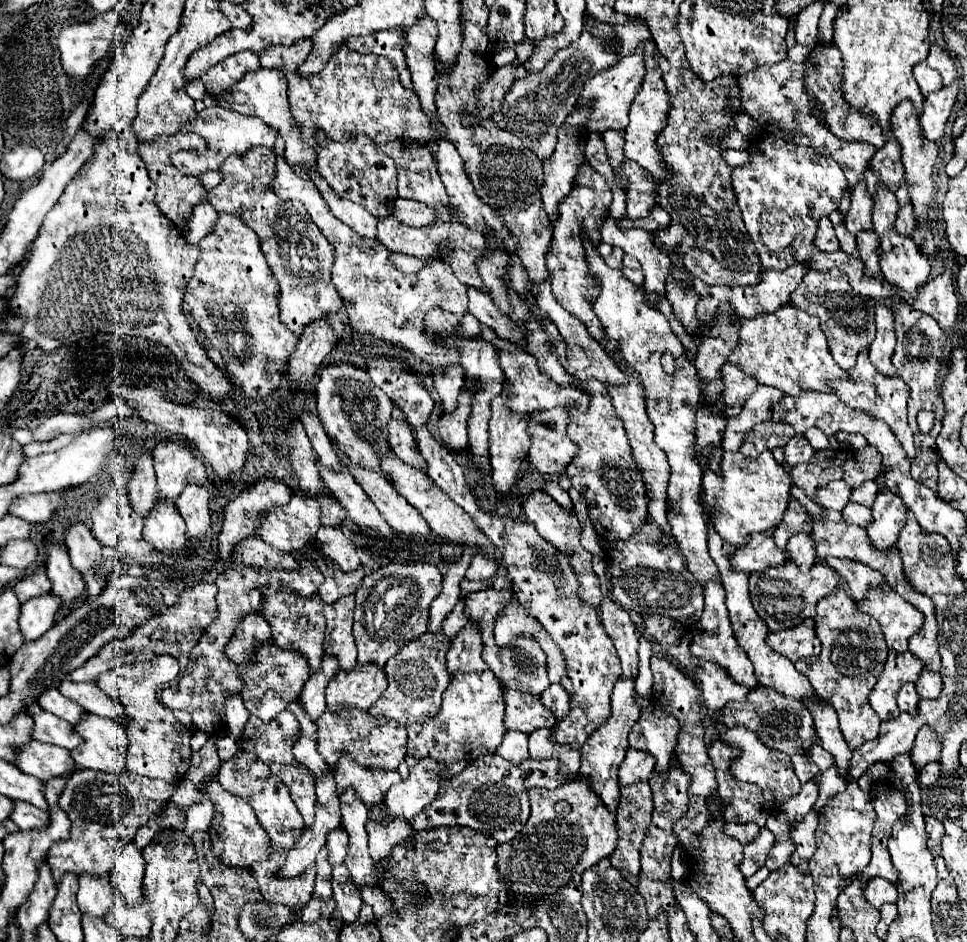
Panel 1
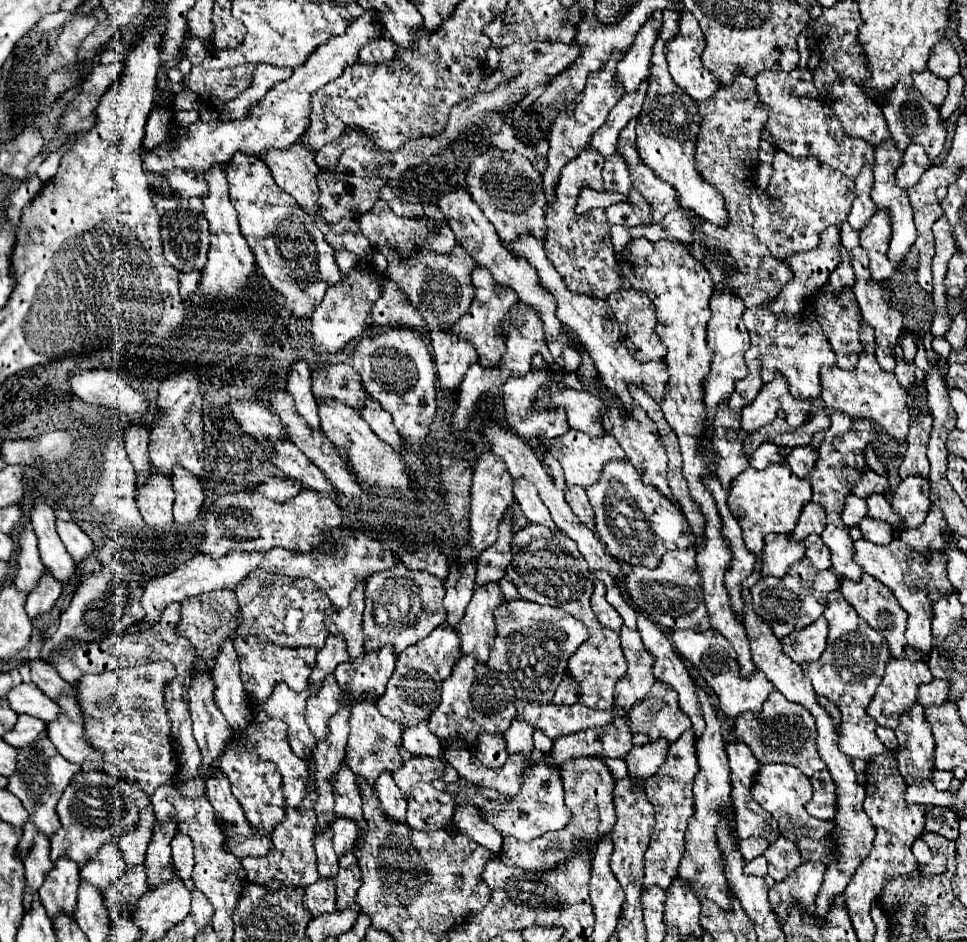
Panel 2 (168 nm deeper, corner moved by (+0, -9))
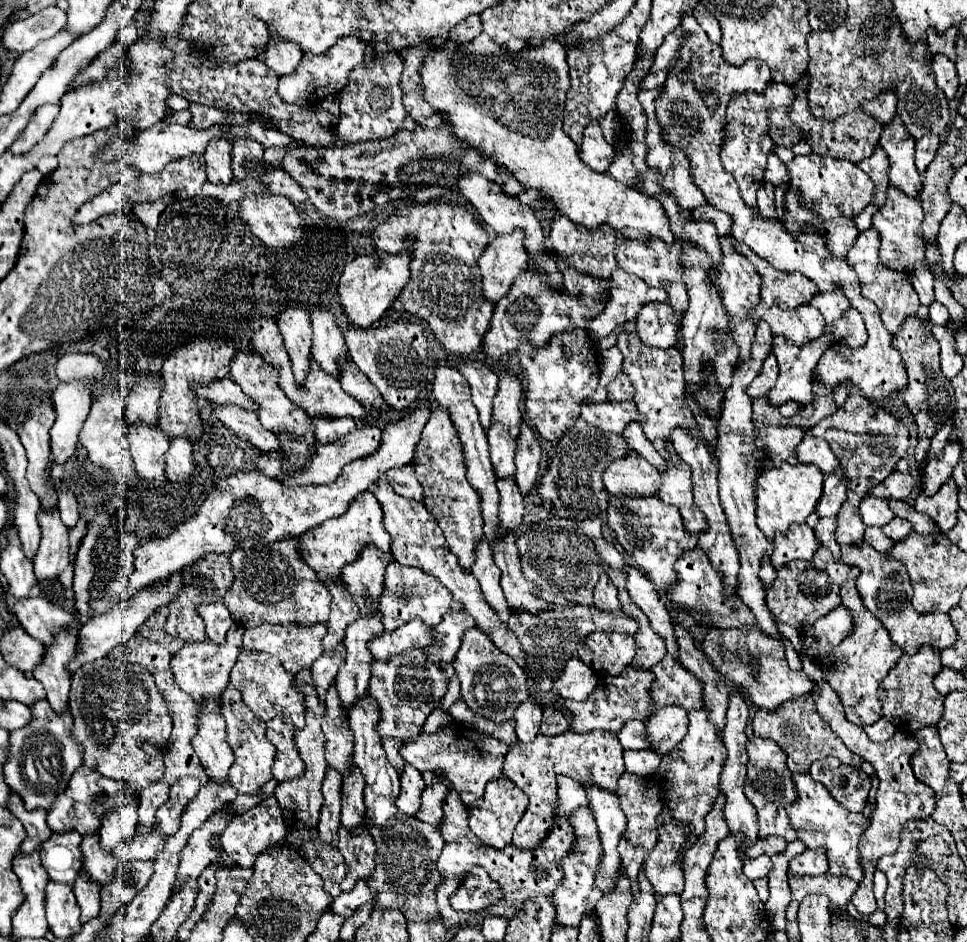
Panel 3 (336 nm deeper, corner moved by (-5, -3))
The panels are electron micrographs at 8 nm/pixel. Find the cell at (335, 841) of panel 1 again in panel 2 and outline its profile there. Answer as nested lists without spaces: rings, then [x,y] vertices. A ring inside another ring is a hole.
[[[336,818],[334,822],[334,850],[336,854],[344,854],[354,848],[358,838],[358,826],[350,818]]]

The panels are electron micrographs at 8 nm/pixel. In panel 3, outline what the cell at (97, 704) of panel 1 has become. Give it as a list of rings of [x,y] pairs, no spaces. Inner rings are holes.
[[[17,626],[5,632],[1,640],[1,654],[11,666],[19,668],[21,672],[29,672],[41,664],[45,648],[39,644],[39,640],[31,638],[21,626]]]

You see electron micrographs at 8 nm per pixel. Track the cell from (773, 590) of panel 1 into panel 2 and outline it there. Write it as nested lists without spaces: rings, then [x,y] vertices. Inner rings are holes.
[[[808,558],[794,562],[790,566],[788,576],[784,578],[772,578],[764,576],[756,582],[752,588],[752,600],[754,600],[754,610],[762,616],[766,624],[772,626],[774,634],[778,638],[784,638],[792,634],[794,630],[806,628],[812,622],[816,622],[824,610],[826,610],[826,596],[832,590],[838,590],[838,576],[834,576],[830,570],[816,570]]]

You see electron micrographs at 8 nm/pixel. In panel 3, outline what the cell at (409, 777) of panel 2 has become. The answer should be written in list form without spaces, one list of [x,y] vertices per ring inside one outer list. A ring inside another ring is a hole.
[[[453,722],[449,728],[439,730],[437,734],[419,734],[415,742],[407,742],[401,746],[401,756],[407,764],[415,766],[420,772],[441,768],[446,779],[461,796],[467,808],[473,808],[479,800],[483,800],[483,788],[489,780],[501,776],[501,762],[507,754],[507,746],[497,742],[495,738],[487,738],[477,734],[473,728],[463,728]]]

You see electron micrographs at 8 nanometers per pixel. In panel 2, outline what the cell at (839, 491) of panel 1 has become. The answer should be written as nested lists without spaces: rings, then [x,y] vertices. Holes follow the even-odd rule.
[[[850,494],[850,498],[846,498],[846,506],[842,510],[842,520],[846,526],[854,528],[860,524],[862,518],[868,516],[868,504],[864,498],[858,498],[854,494]]]

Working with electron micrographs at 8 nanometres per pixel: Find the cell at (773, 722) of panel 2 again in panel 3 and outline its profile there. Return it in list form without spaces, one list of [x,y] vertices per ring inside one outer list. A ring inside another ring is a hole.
[[[803,694],[795,700],[787,700],[787,704],[779,706],[777,710],[765,710],[759,708],[753,716],[753,734],[761,736],[761,738],[771,738],[779,744],[779,748],[783,748],[783,752],[787,754],[787,768],[791,772],[809,772],[809,766],[815,760],[825,760],[829,756],[839,758],[843,764],[849,766],[861,766],[863,758],[853,754],[831,730],[831,726],[817,714],[817,708],[813,704],[811,694]]]

